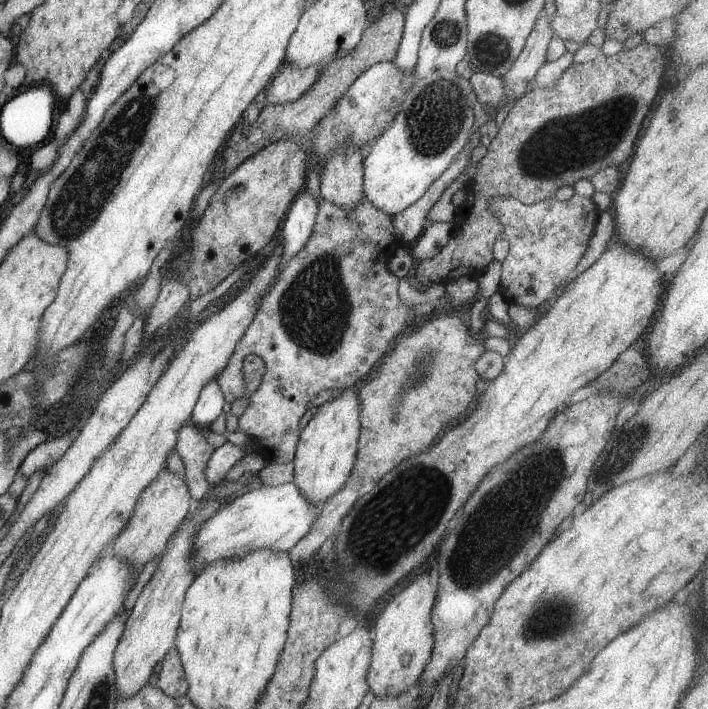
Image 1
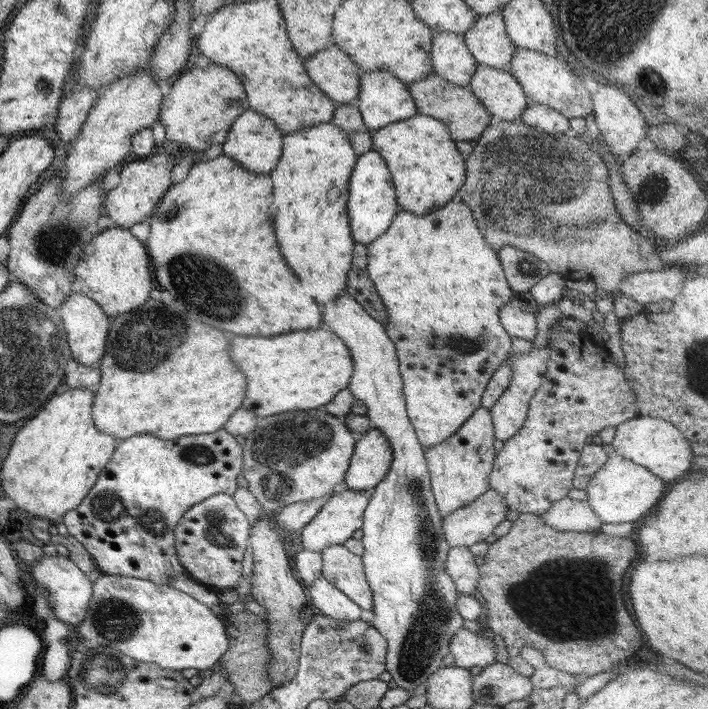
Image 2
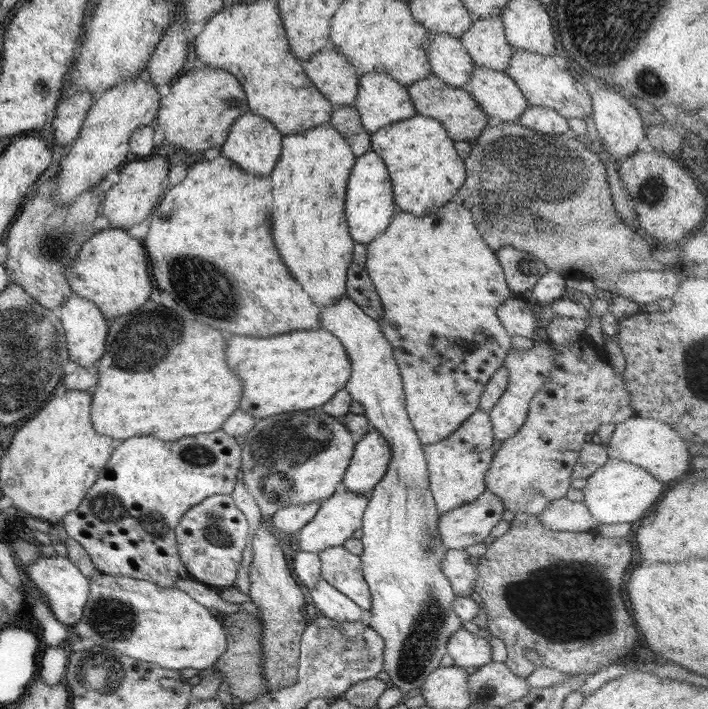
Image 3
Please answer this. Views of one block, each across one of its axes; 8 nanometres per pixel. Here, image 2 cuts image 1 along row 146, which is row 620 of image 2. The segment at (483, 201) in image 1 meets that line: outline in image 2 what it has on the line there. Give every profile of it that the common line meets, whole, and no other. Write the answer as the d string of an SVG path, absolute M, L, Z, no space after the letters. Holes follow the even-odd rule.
M518 513L509 531L490 542L484 564L479 566L477 591L488 607L487 627L504 639L508 660L506 664L522 676L530 676L534 667L521 656L524 646L542 653L548 667L580 675L582 678L600 674L626 660L644 644L642 631L624 604L624 574L630 558L640 554L632 538L611 537L601 531L560 532L550 528L541 515Z

